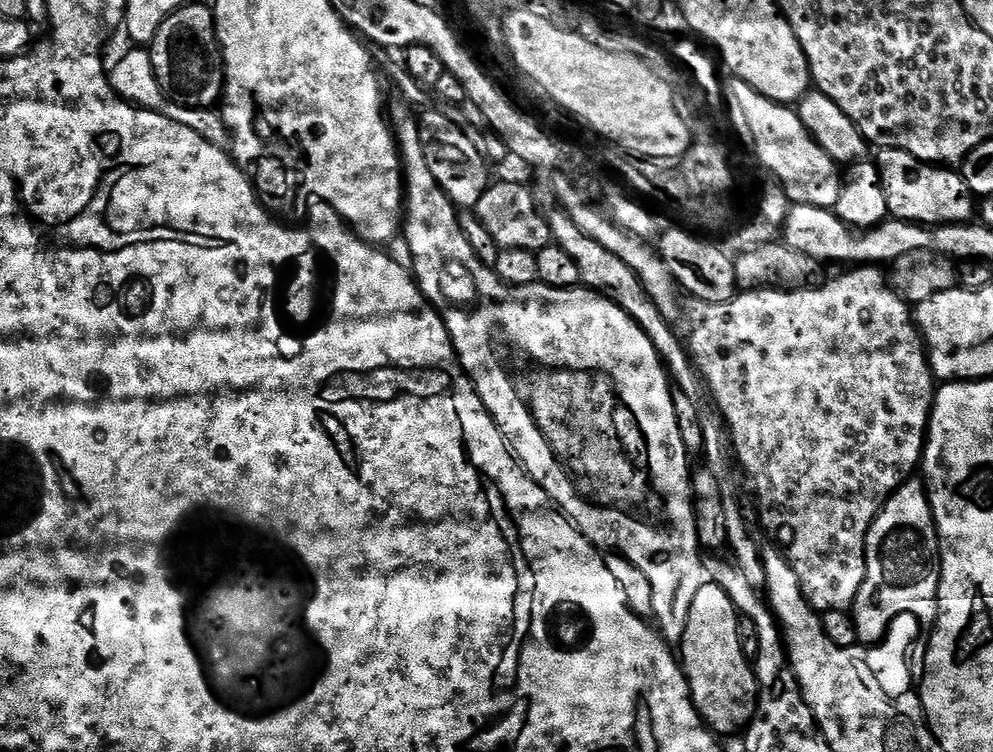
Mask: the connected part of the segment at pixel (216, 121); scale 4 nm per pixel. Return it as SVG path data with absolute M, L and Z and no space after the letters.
M132 46L129 52L110 68L110 83L112 89L123 100L130 104L135 104L137 108L149 108L152 112L161 112L166 118L178 122L182 126L188 126L194 130L194 134L200 134L214 146L227 149L230 144L230 133L223 115L216 108L187 108L181 104L173 104L165 96L162 86L158 86L158 78L154 74L152 65L152 53L147 47Z

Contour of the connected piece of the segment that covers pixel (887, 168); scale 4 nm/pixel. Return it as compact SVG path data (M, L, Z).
M897 148L879 149L874 163L882 178L882 190L886 190L889 217L925 226L962 224L973 219L974 197L959 171L948 166L925 164L914 158L914 154L906 154L906 150Z

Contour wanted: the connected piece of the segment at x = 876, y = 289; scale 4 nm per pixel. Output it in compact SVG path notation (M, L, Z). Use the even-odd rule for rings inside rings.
M856 266L845 272L848 273L846 273L845 276L838 277L837 280L829 279L827 282L821 284L820 287L809 288L803 292L789 292L787 290L766 288L754 292L740 292L724 304L711 304L705 300L692 298L689 299L682 308L683 315L685 317L688 315L688 338L686 336L687 352L695 365L696 371L700 375L701 381L706 385L706 392L710 397L711 403L712 400L716 403L717 409L715 408L715 411L718 413L719 419L726 429L726 436L730 441L730 448L734 453L735 463L738 465L741 473L744 471L745 474L748 475L748 484L752 487L753 494L756 495L756 508L760 511L760 524L780 543L780 545L778 545L779 551L782 553L784 559L788 561L788 565L792 567L792 573L796 575L805 600L807 600L811 608L815 608L817 613L820 614L830 611L843 612L851 609L852 604L855 602L856 595L862 586L864 575L866 574L864 547L866 546L868 531L874 522L874 518L884 508L884 503L896 493L896 489L899 488L905 480L909 479L909 477L915 473L912 472L915 468L917 471L918 465L921 463L924 455L924 442L928 434L928 419L932 417L932 401L938 387L937 381L932 375L932 367L928 364L928 354L924 346L924 338L920 335L919 328L916 327L913 309L910 307L908 301L903 300L892 288L889 277L885 275L885 273L883 276L883 274L880 273L883 271L876 266Z

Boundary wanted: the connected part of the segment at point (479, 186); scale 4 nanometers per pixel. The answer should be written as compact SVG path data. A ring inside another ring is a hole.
M443 111L428 112L422 116L420 137L426 154L426 166L430 166L430 174L434 174L438 186L442 186L442 190L451 198L457 209L475 209L478 198L482 198L490 183L490 168L484 154L474 148L462 128L449 121Z

